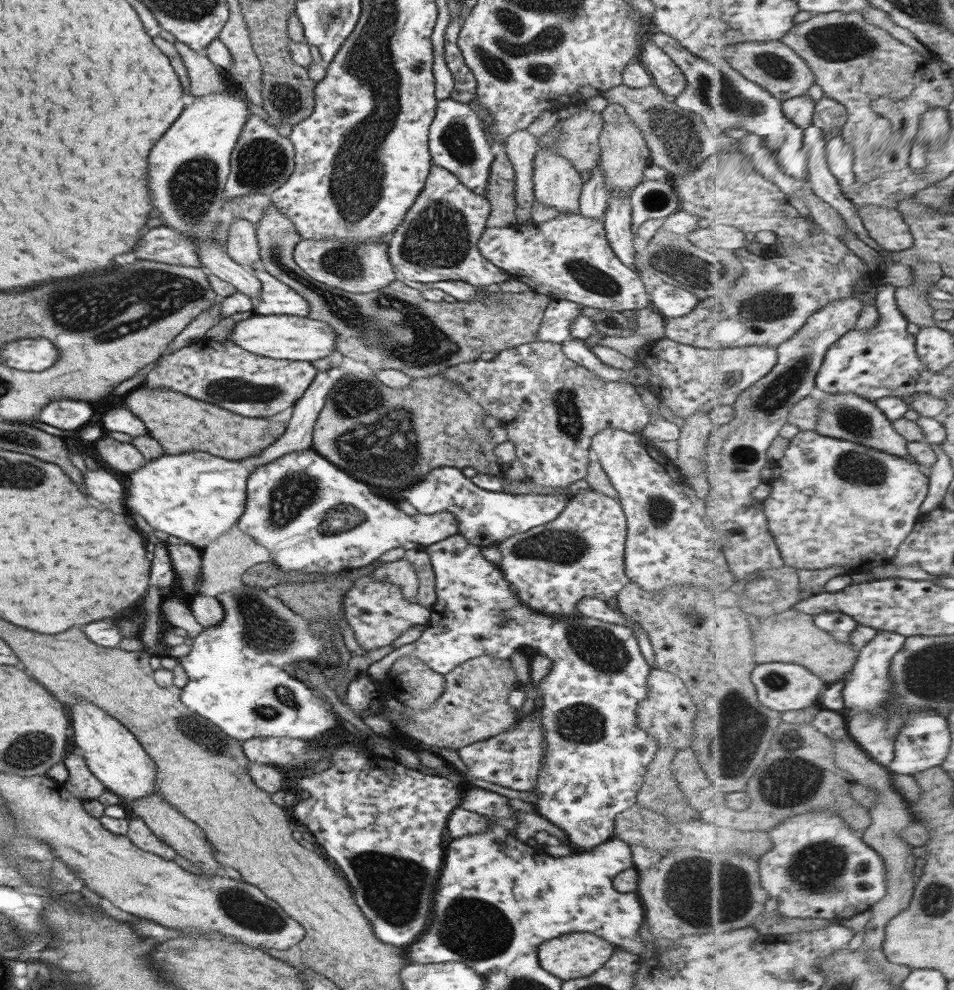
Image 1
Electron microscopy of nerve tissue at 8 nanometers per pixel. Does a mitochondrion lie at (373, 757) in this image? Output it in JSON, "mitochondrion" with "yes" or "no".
{"mitochondrion":"no"}

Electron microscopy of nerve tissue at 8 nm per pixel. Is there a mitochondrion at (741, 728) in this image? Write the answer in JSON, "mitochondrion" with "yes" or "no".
{"mitochondrion":"yes"}

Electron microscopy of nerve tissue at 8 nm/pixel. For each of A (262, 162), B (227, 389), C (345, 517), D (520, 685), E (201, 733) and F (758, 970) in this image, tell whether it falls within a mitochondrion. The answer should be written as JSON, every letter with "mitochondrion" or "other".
{"A":"mitochondrion","B":"mitochondrion","C":"mitochondrion","D":"other","E":"mitochondrion","F":"other"}

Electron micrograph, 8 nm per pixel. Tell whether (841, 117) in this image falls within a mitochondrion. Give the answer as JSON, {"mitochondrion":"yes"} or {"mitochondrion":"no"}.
{"mitochondrion":"no"}

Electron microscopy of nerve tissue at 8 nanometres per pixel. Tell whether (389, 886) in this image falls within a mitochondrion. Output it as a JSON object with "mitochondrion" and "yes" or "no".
{"mitochondrion":"yes"}

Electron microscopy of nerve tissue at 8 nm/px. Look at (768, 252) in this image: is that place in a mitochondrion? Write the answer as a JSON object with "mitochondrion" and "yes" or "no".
{"mitochondrion":"no"}

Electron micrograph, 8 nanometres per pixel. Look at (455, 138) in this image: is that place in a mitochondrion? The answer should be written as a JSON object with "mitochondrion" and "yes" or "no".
{"mitochondrion":"yes"}

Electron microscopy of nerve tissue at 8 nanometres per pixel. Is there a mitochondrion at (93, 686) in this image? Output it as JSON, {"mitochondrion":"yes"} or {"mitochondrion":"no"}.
{"mitochondrion":"no"}

